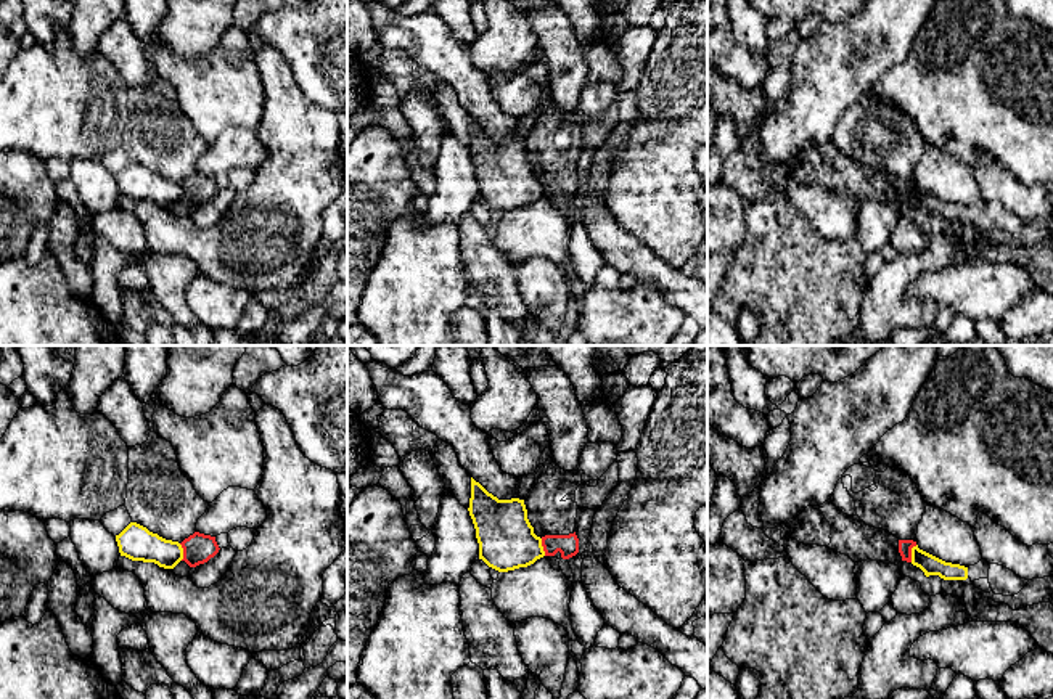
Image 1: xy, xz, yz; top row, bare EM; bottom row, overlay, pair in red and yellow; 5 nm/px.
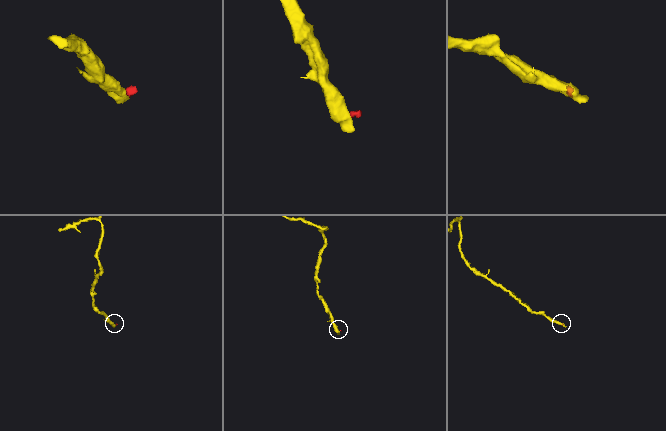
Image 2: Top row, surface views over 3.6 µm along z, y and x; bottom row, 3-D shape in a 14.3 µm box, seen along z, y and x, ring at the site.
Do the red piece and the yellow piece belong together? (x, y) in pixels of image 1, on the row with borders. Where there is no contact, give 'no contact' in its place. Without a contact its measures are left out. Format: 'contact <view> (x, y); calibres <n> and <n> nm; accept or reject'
contact yz (910, 553); calibres 70 and 100 nm; reject

